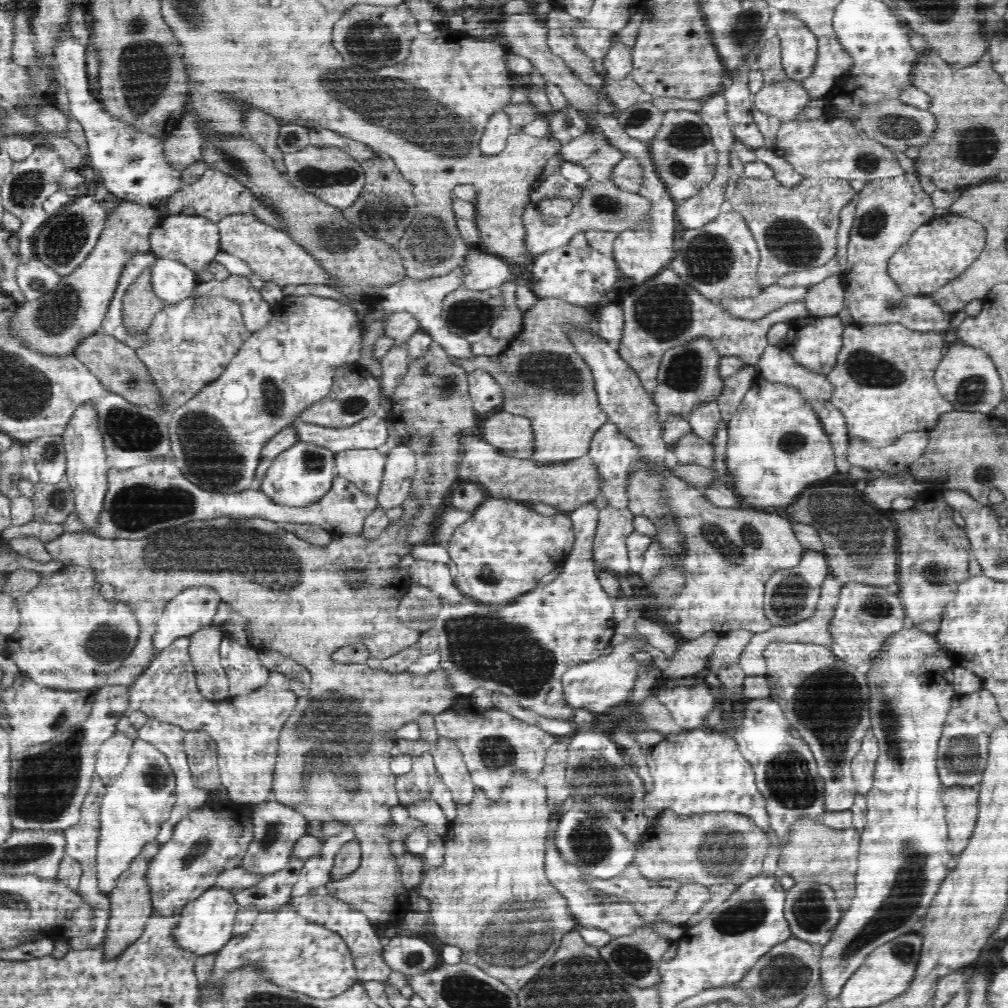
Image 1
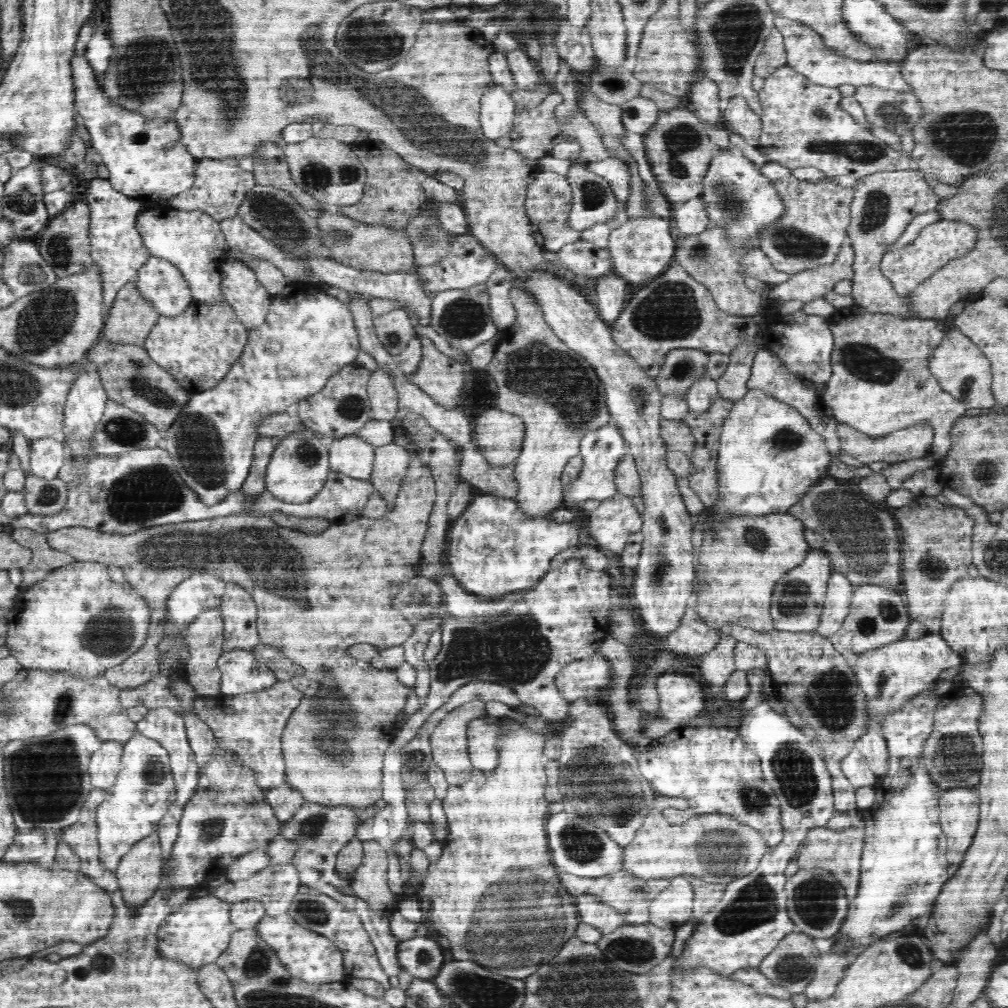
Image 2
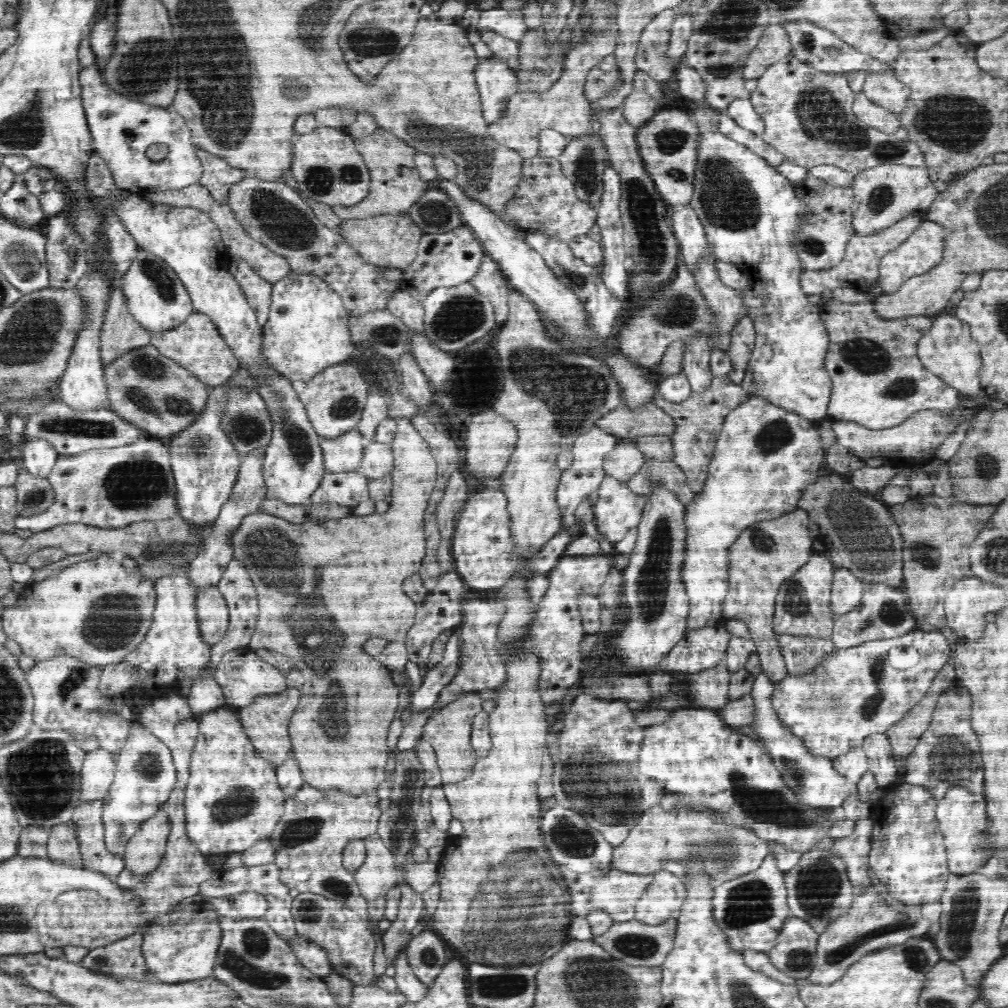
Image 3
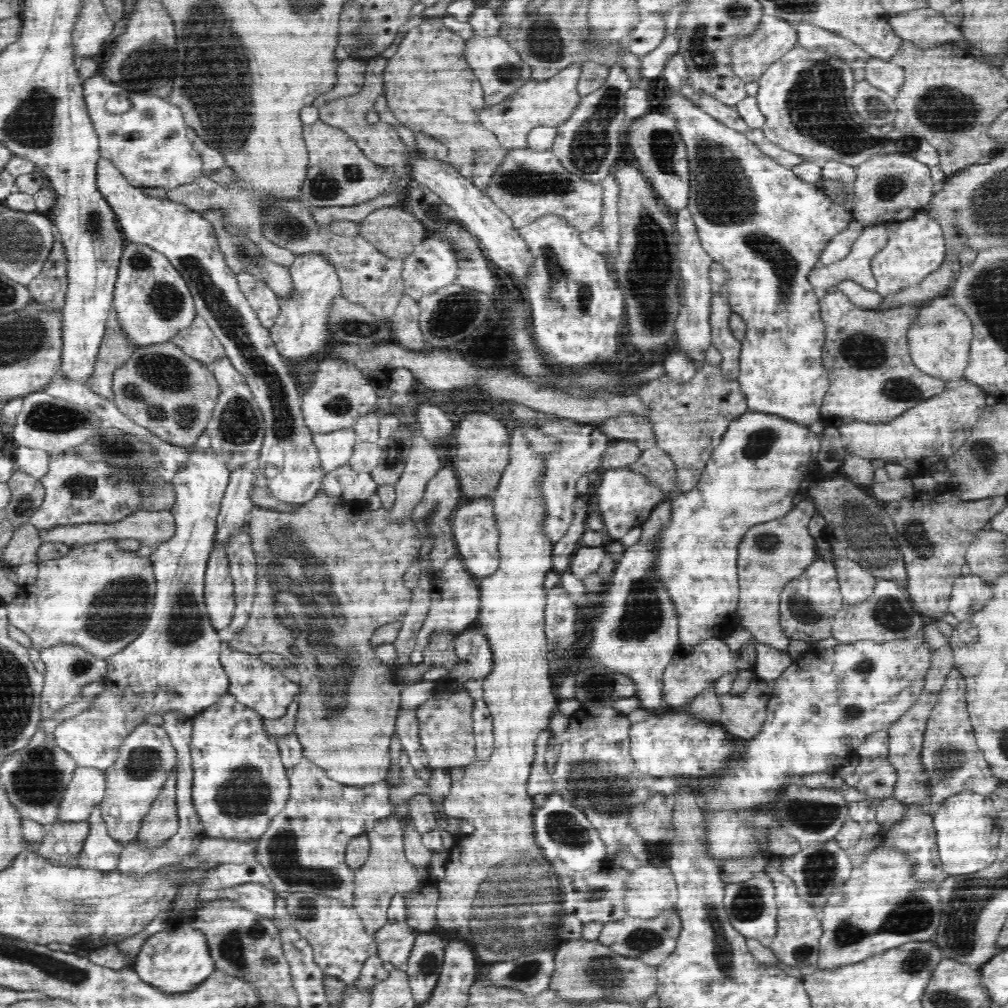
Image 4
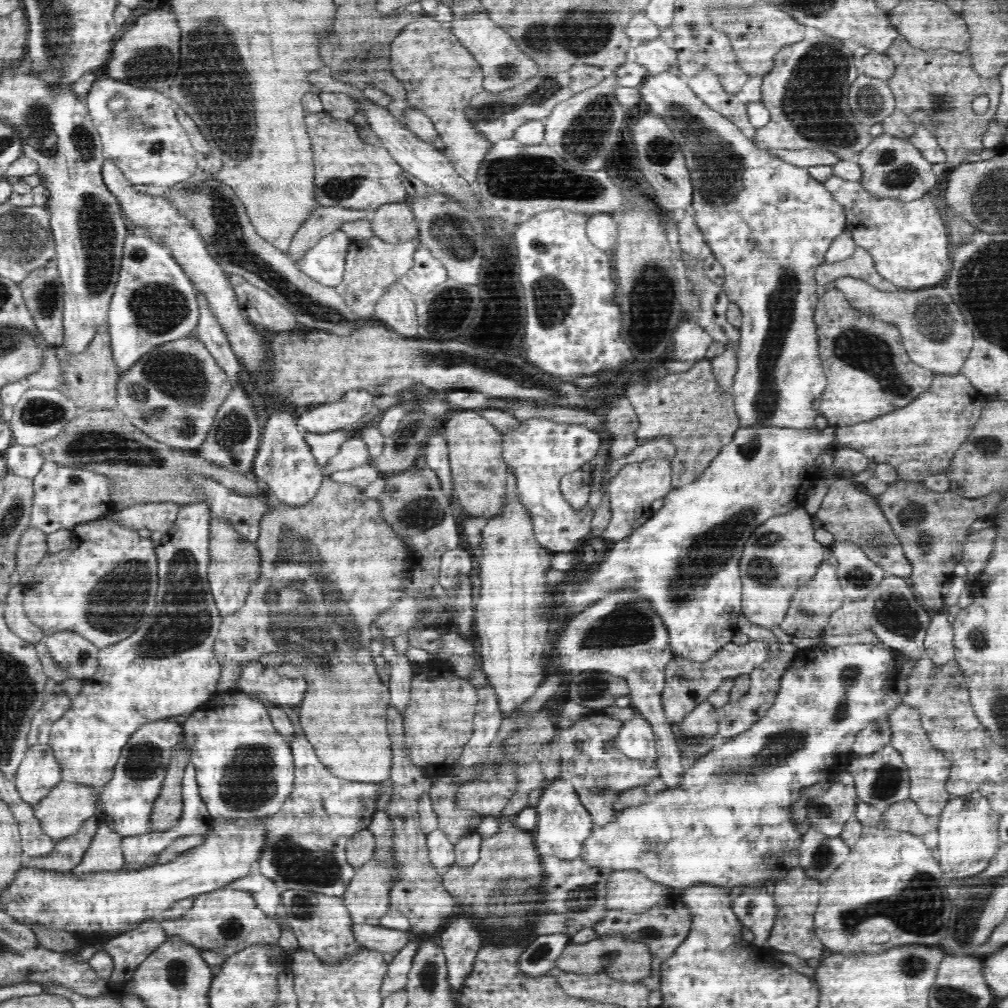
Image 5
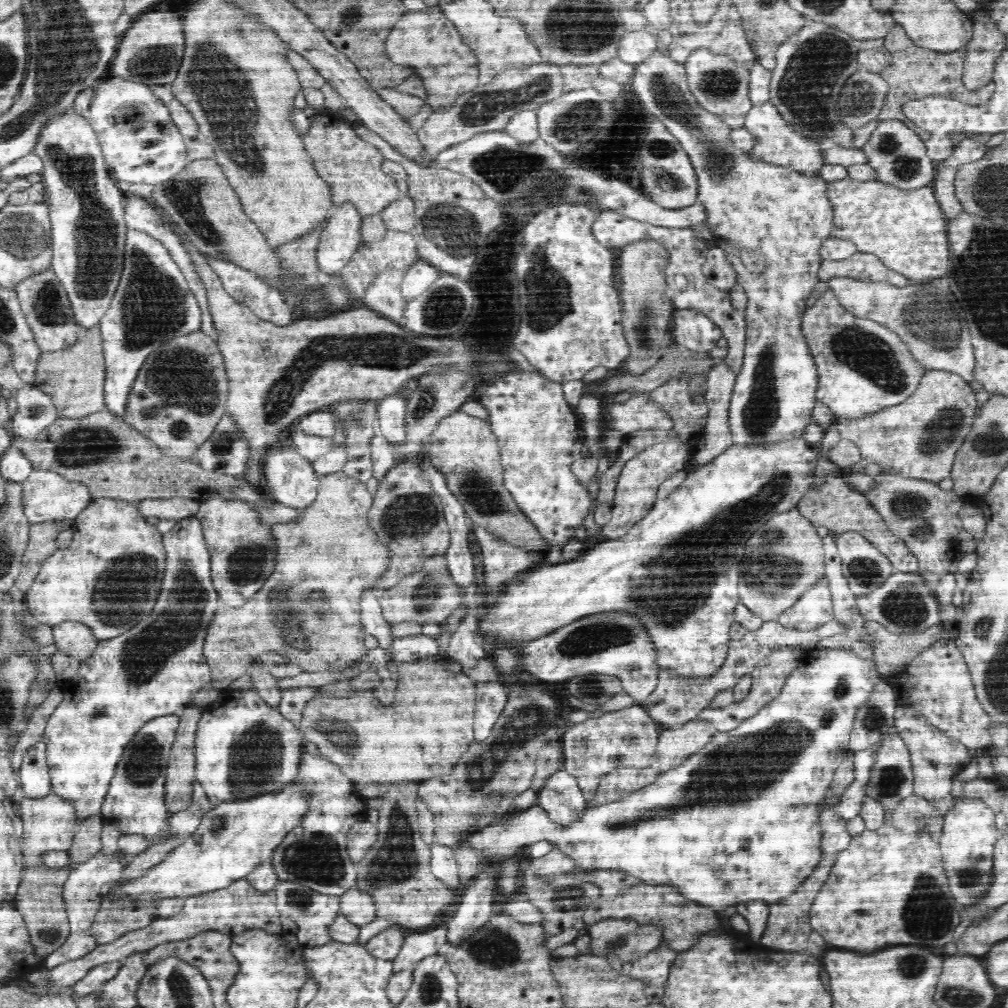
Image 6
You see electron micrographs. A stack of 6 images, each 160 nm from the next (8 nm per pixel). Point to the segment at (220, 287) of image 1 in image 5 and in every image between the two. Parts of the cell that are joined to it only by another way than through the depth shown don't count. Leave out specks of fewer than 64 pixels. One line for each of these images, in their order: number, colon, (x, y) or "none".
2: (240, 286)
3: (258, 292)
4: (266, 304)
5: (262, 309)

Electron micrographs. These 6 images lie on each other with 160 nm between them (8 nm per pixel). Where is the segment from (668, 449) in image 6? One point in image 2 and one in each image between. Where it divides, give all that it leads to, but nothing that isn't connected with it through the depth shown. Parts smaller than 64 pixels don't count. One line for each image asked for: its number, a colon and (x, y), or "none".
2: (611, 524)
3: (617, 510)
4: (625, 499)
5: (634, 489)

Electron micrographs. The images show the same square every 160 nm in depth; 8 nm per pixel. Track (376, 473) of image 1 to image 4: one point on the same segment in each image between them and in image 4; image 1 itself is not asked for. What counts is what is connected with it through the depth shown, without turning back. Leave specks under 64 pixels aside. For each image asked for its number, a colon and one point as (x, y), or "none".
2: (352, 456)
3: (343, 453)
4: (335, 449)

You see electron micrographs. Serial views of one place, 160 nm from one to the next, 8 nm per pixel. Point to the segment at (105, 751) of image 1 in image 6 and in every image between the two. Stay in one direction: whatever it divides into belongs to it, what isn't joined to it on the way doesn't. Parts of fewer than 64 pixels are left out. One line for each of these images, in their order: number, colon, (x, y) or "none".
2: (106, 762)
3: (98, 771)
4: (87, 790)
5: (61, 814)
6: (50, 824)

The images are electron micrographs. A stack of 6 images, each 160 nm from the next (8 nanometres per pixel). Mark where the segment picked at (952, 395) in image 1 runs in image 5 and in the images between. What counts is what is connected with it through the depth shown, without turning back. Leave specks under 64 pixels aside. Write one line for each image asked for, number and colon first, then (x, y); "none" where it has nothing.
2: (959, 365)
3: (947, 351)
4: (939, 341)
5: (935, 336)

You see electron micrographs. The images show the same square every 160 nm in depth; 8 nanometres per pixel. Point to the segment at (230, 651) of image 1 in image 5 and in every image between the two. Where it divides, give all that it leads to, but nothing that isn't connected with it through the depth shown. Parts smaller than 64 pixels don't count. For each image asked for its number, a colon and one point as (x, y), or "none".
2: (241, 672)
3: (243, 676)
4: (260, 686)
5: (262, 682)

